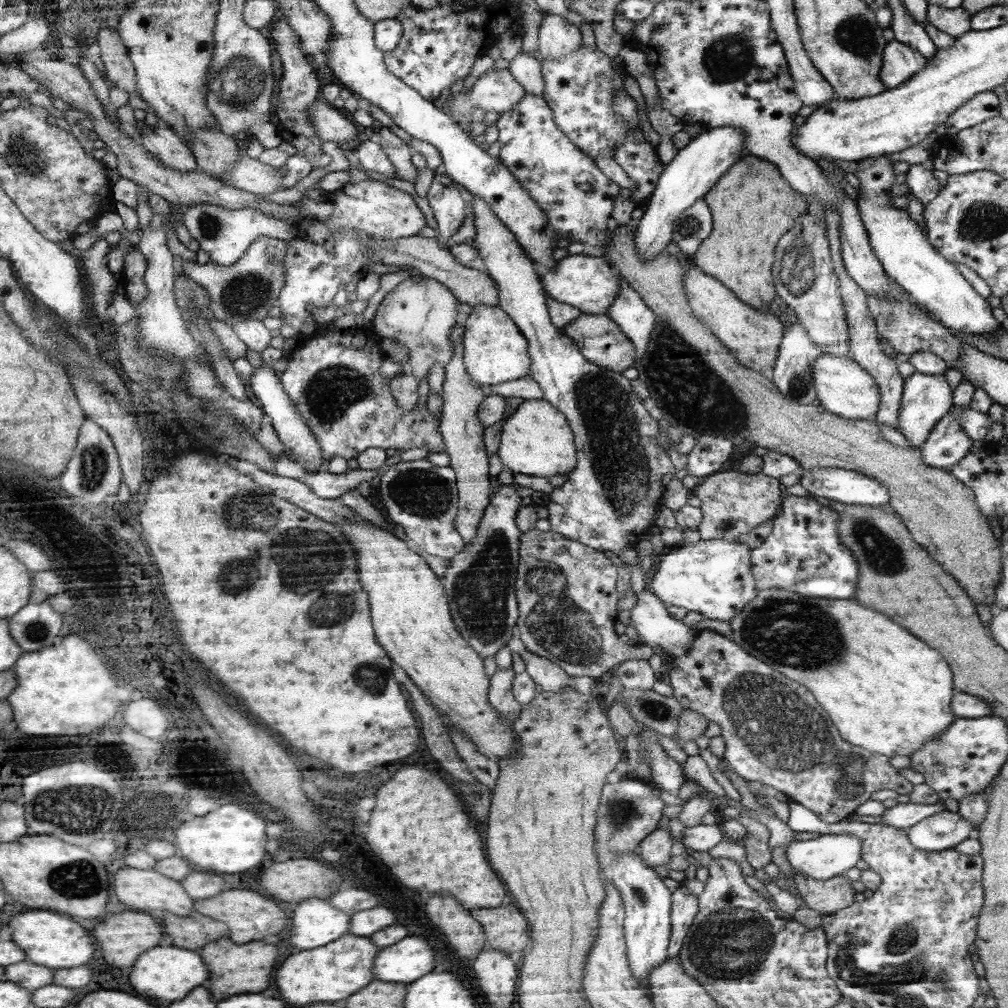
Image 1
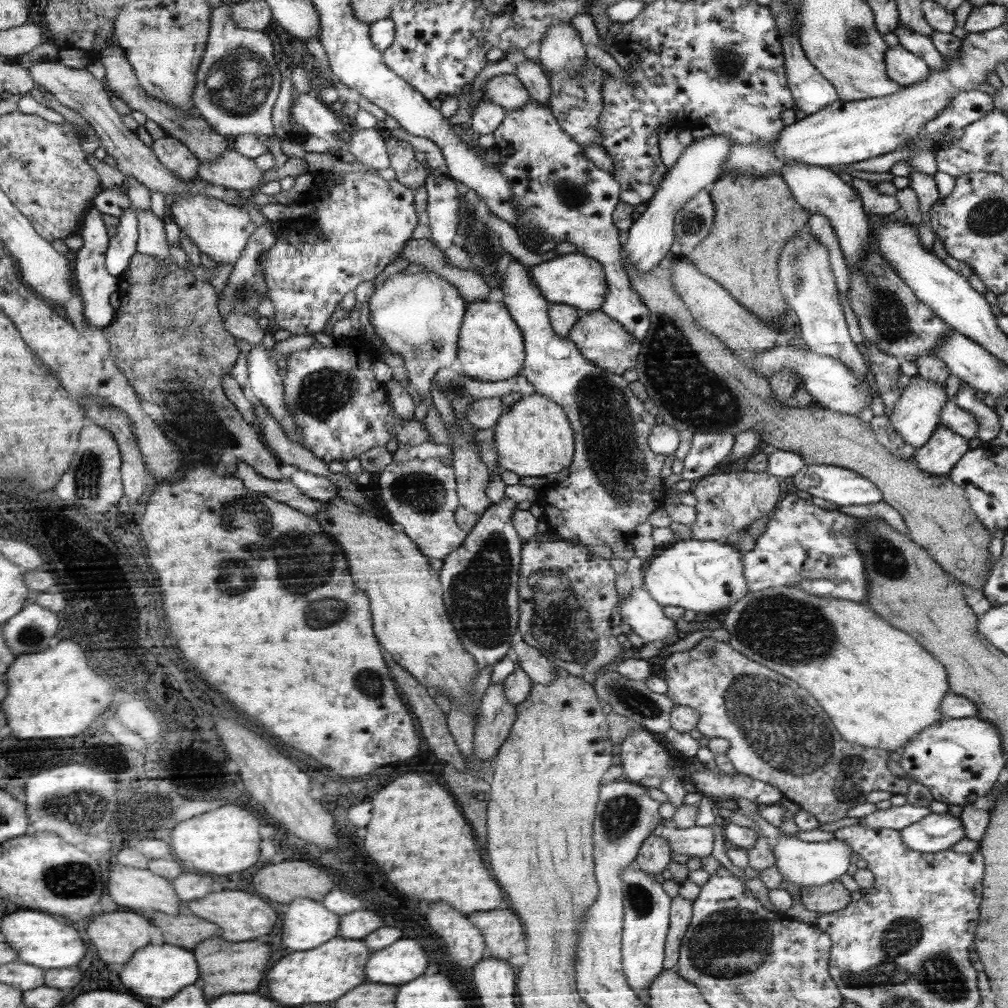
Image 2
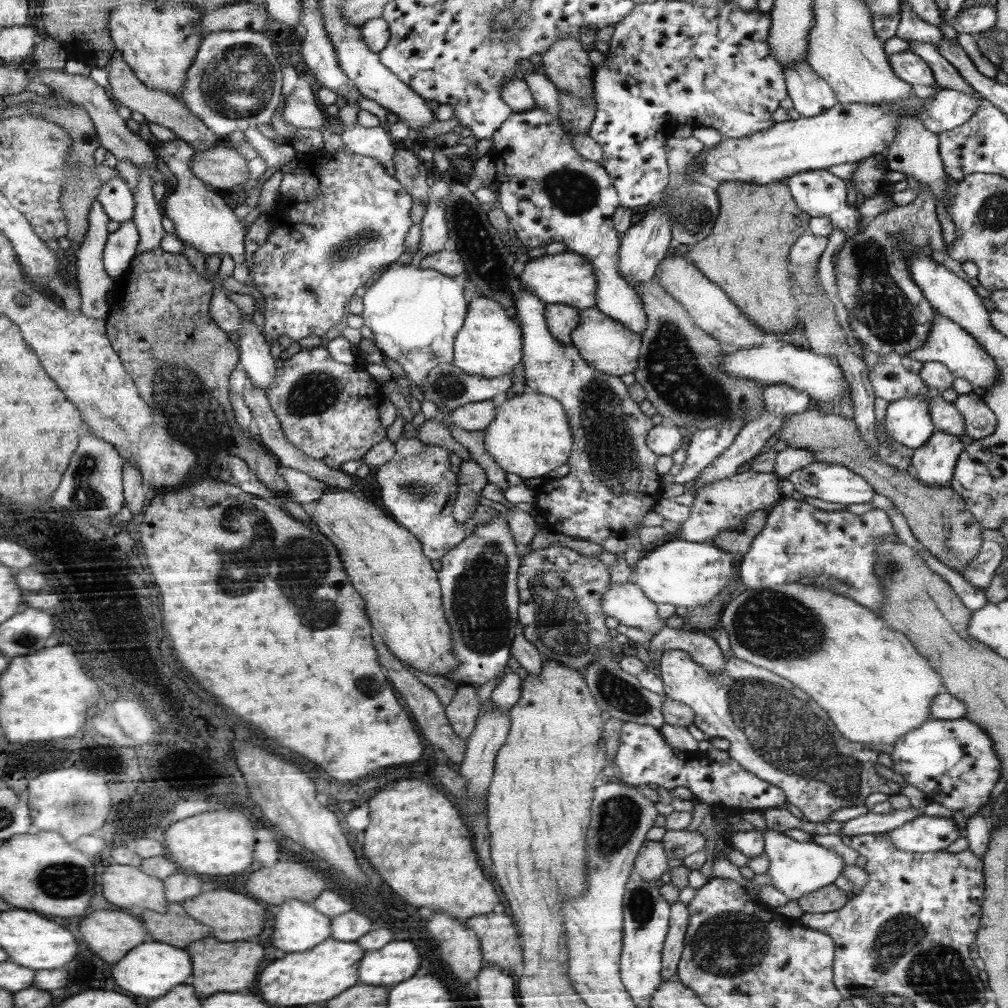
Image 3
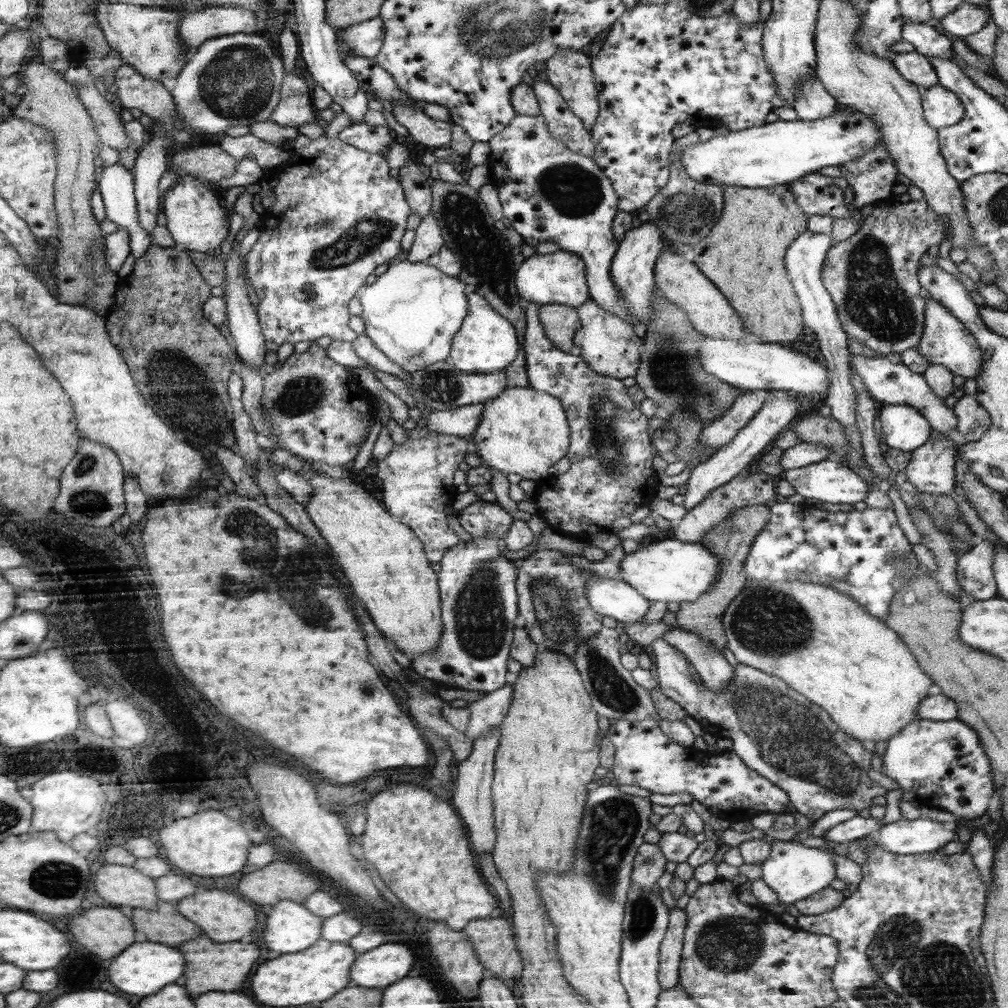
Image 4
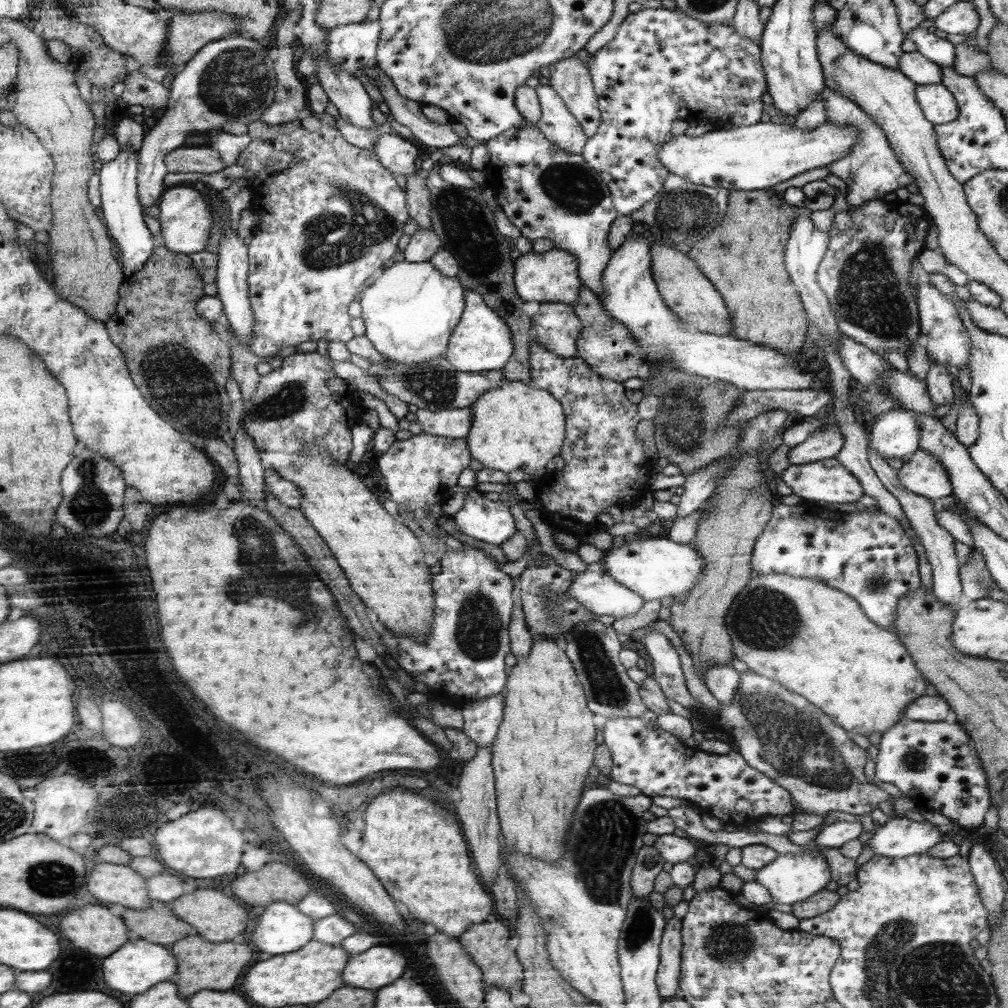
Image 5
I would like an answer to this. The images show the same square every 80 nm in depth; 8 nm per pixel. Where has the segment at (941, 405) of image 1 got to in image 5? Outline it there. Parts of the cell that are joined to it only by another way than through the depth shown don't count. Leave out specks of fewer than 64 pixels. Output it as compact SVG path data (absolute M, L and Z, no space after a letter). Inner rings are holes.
M894 409L872 420L868 446L882 458L900 464L902 456L910 457L920 447L920 427L917 416L906 409Z

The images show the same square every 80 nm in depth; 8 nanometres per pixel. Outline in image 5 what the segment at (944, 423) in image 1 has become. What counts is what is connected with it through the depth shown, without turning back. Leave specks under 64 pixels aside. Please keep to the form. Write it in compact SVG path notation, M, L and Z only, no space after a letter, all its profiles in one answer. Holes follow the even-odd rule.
M914 452L909 461L897 465L897 475L904 488L935 503L952 495L952 485L946 469L928 452Z

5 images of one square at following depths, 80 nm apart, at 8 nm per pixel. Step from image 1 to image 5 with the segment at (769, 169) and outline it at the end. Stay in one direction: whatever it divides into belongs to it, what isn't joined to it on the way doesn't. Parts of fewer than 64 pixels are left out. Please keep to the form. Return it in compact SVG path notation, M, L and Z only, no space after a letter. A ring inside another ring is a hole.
M773 190L729 191L729 201L724 222L713 228L704 238L697 241L688 256L697 261L698 267L717 287L732 314L732 336L748 340L764 348L774 348L793 359L800 352L806 336L808 318L804 302L796 292L796 286L785 267L785 251L792 234L793 219L797 206L788 204L783 193L776 195Z

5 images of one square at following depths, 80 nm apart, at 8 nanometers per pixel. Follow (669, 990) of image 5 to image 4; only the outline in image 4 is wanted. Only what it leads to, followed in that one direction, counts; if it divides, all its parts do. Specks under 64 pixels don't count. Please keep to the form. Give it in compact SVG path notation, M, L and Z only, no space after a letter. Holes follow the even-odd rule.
M674 907L670 910L670 927L660 946L660 972L658 972L658 980L664 990L679 986L686 924L688 921L684 909Z

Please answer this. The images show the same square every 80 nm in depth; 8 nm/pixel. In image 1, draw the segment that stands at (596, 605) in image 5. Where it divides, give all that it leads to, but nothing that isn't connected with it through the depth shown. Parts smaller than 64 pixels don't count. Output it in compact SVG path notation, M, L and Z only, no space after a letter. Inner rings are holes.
M644 590L637 599L630 618L642 640L641 644L672 654L686 653L693 647L699 631L674 617L661 597Z

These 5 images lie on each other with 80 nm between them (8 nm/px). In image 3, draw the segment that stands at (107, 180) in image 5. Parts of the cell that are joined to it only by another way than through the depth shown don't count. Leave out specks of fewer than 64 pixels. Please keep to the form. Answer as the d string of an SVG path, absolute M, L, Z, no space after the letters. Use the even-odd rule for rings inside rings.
M115 177L102 185L97 201L102 205L110 220L123 223L133 218L137 206L132 188L124 177Z

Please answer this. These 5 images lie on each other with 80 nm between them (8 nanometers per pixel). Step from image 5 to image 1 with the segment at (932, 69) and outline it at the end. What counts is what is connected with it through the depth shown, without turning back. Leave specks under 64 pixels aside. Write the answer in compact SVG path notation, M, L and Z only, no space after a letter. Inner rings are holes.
M893 39L884 47L879 79L885 88L898 88L926 66L927 58L899 40Z

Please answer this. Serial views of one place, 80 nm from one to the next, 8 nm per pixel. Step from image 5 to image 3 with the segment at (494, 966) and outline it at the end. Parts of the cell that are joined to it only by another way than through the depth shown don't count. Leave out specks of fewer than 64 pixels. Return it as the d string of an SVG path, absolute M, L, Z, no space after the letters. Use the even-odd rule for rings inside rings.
M491 912L474 916L465 924L477 932L486 962L512 974L514 966L522 960L519 929L516 928L517 924L512 920L512 916L504 912Z

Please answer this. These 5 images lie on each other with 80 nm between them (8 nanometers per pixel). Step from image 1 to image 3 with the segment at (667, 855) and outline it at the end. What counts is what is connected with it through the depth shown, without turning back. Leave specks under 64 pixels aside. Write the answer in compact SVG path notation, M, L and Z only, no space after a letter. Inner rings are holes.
M647 840L641 848L640 854L636 856L634 873L644 880L654 882L670 869L668 861L668 856L666 856L661 842Z

